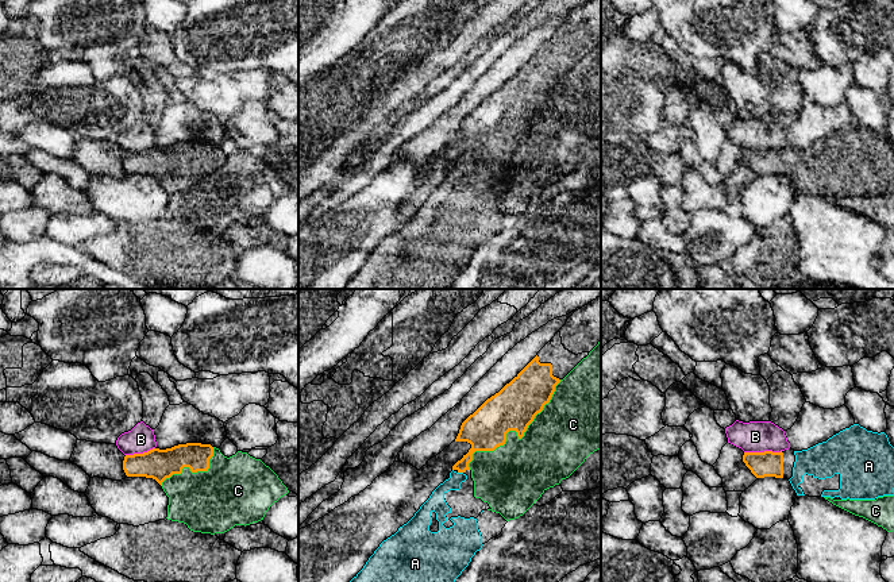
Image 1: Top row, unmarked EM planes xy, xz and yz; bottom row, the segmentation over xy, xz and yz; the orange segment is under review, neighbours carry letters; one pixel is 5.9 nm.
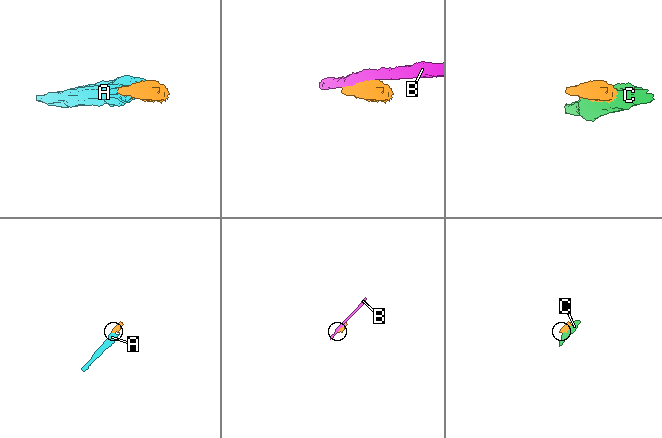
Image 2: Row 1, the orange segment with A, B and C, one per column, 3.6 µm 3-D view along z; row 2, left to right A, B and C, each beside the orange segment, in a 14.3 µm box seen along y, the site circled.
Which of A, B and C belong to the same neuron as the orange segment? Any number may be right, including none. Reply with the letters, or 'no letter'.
A

